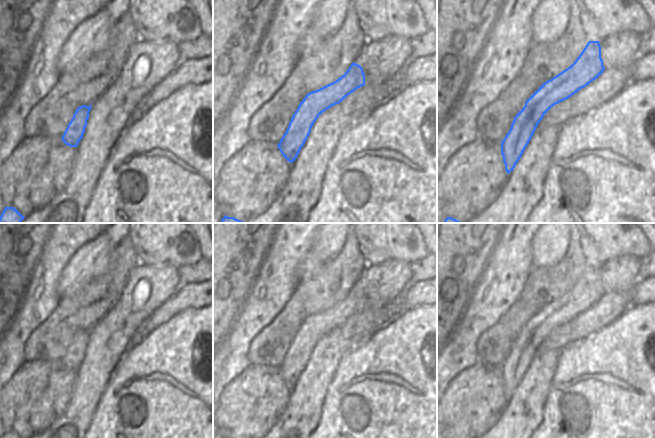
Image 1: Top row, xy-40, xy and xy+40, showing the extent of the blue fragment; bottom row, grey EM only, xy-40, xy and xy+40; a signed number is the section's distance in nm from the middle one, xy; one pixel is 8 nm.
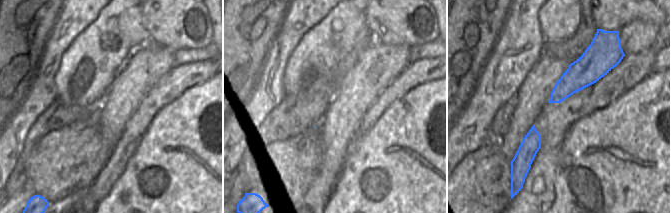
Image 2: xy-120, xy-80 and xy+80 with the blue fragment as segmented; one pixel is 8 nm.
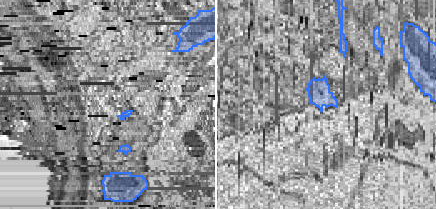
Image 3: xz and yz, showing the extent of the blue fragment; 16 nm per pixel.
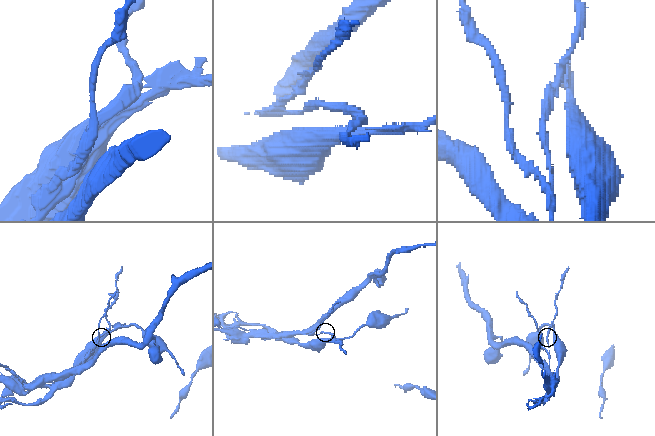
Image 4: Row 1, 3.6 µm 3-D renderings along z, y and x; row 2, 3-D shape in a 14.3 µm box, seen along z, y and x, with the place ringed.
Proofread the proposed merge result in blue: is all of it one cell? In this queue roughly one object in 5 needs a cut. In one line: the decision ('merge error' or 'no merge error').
merge error

